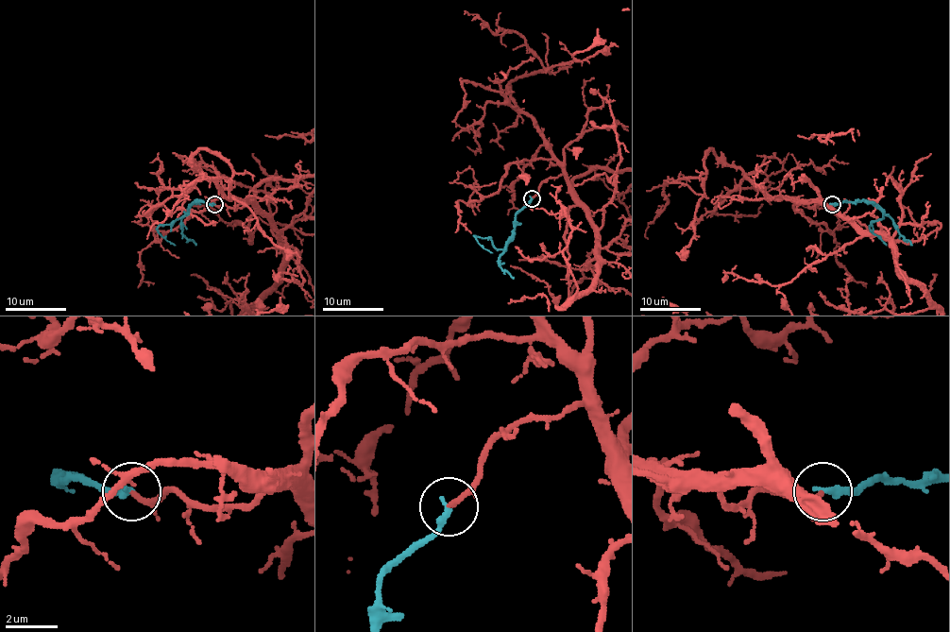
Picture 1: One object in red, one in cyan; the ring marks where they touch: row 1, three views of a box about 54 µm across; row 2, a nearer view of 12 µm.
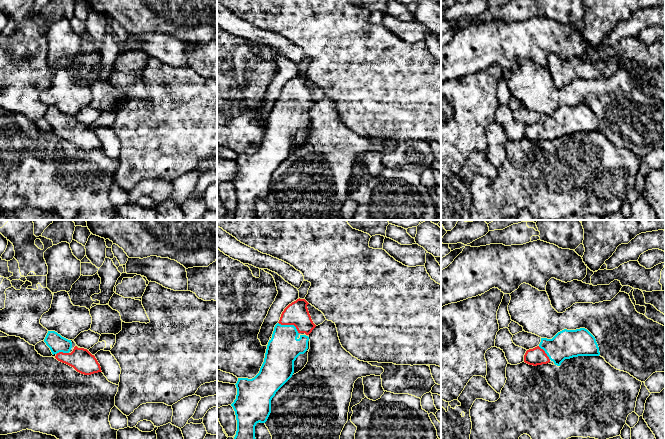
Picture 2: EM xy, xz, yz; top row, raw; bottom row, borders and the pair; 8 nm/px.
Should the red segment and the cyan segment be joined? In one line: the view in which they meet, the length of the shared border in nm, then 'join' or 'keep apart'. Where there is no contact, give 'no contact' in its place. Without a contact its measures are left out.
xz | 190 nm | join

